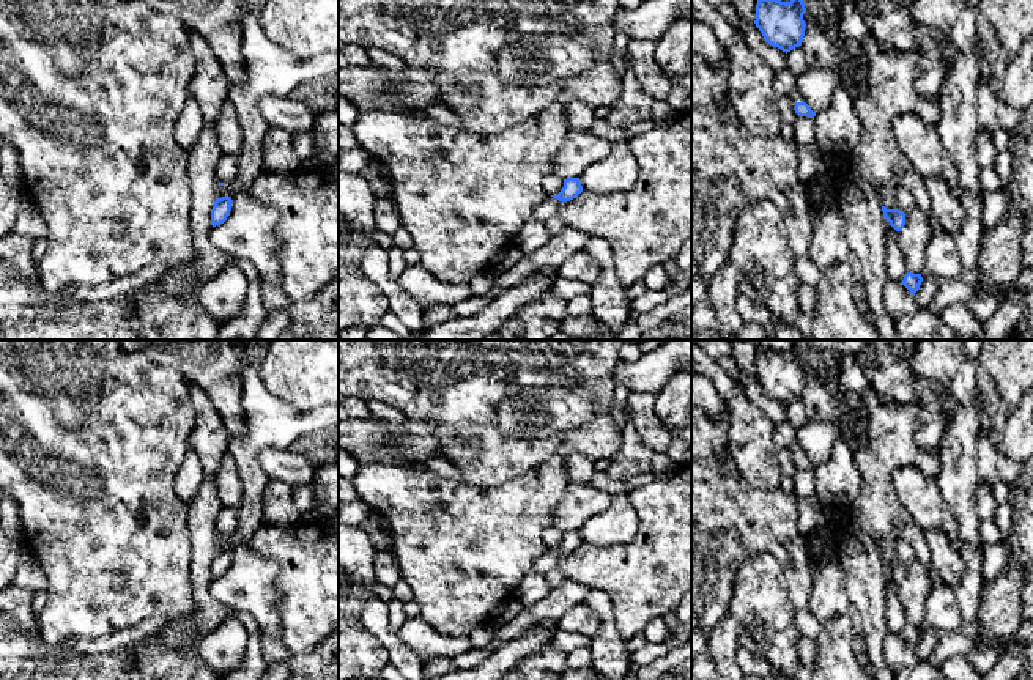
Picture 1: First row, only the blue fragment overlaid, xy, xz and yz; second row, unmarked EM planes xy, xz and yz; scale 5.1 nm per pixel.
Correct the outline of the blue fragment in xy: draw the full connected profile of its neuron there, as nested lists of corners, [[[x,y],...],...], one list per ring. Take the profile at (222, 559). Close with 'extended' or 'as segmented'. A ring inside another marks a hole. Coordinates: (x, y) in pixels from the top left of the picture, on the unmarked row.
[[[228,548],[217,551],[214,554],[214,559],[211,562],[211,578],[220,578],[227,573],[227,570],[230,568],[231,564],[231,551]]]; as segmented

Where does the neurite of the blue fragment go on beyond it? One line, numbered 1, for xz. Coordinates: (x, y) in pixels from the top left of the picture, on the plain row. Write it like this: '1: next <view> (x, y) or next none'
1: next none

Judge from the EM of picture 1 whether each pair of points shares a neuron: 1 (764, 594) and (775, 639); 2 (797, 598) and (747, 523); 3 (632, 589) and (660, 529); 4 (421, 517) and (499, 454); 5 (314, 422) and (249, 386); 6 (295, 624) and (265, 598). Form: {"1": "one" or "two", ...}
{"1": "one", "2": "one", "3": "one", "4": "two", "5": "one", "6": "two"}

